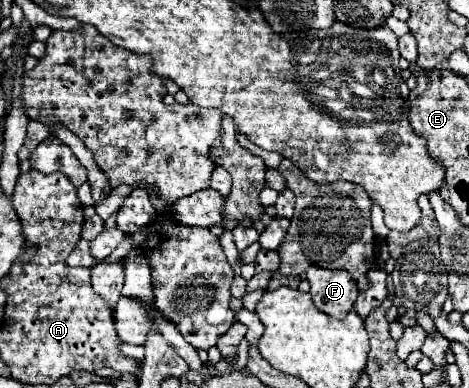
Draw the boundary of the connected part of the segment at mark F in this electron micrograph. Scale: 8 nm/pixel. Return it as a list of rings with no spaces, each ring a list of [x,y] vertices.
[[[309,266],[307,280],[311,284],[311,296],[319,310],[343,320],[353,310],[357,298],[357,284],[344,270],[325,270]]]

